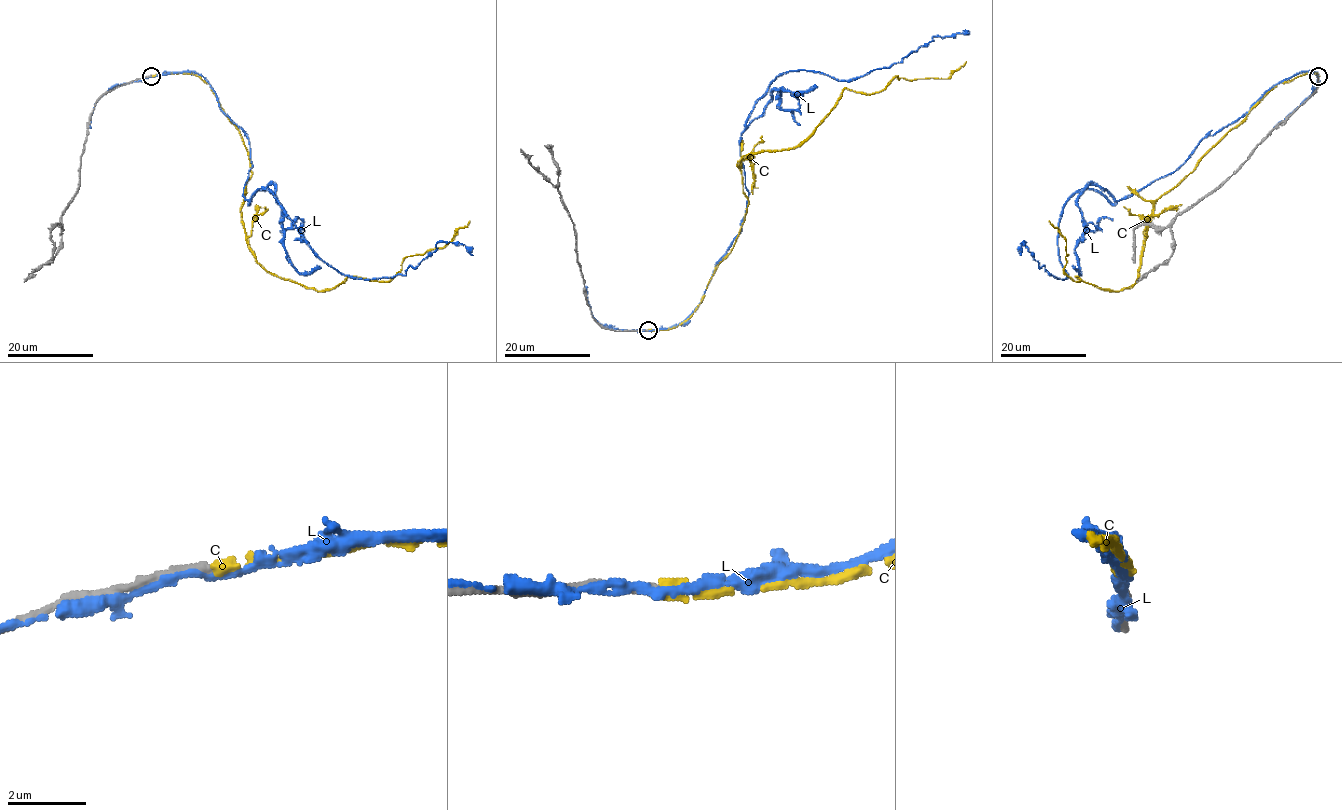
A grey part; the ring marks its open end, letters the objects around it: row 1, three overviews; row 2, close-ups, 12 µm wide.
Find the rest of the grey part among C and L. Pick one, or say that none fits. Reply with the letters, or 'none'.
C

